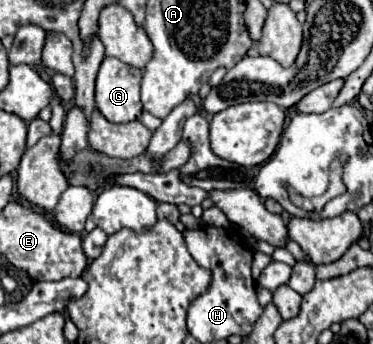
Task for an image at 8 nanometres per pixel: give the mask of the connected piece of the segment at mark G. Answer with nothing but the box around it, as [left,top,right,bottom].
[95,58,143,122]

